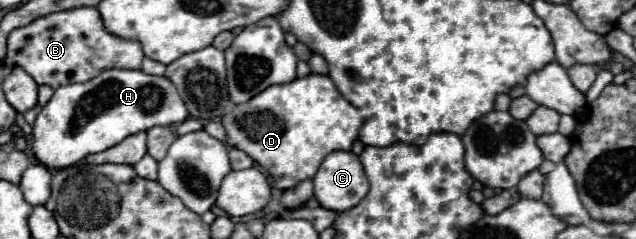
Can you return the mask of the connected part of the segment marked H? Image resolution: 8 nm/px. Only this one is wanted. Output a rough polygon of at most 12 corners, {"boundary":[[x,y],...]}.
{"boundary":[[111,68],[33,122],[49,170],[189,116],[167,76]]}

